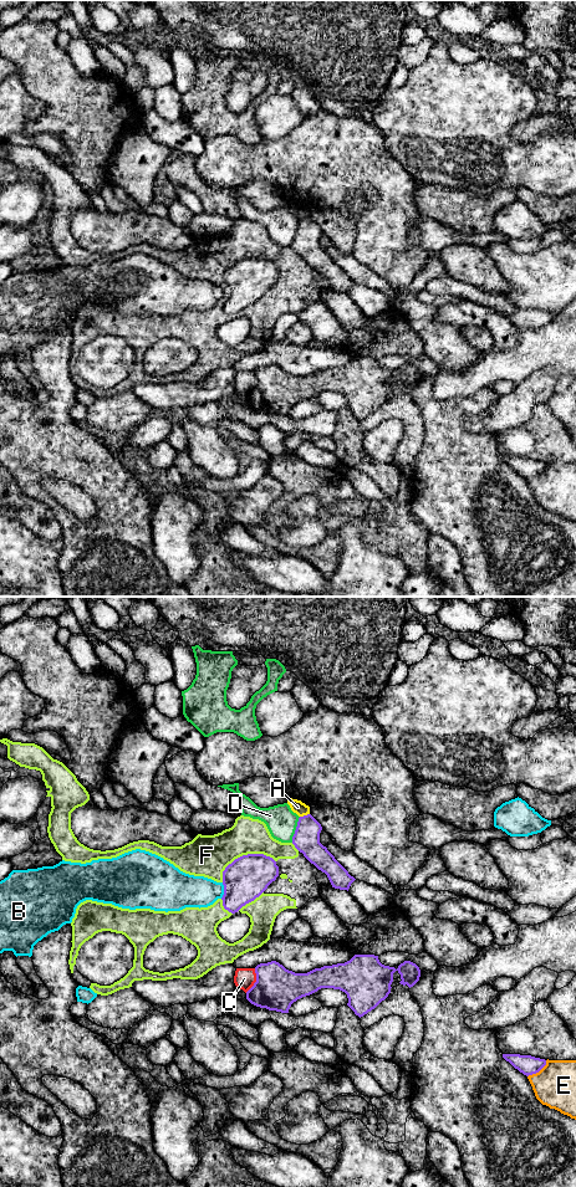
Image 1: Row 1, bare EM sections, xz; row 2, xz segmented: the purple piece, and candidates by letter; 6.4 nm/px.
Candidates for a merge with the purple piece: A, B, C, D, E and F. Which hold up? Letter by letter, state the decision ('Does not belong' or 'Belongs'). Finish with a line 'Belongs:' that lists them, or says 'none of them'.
A: Does not belong
B: Does not belong
C: Does not belong
D: Does not belong
E: Does not belong
F: Does not belong
Belongs: none of them

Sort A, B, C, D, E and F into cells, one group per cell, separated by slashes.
A / B / C / D / E / F

